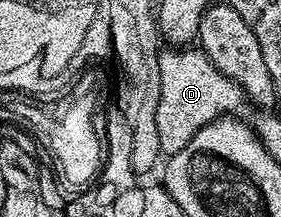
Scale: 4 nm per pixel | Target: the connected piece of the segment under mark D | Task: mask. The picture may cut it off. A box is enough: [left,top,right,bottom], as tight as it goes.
[157,48,245,156]

